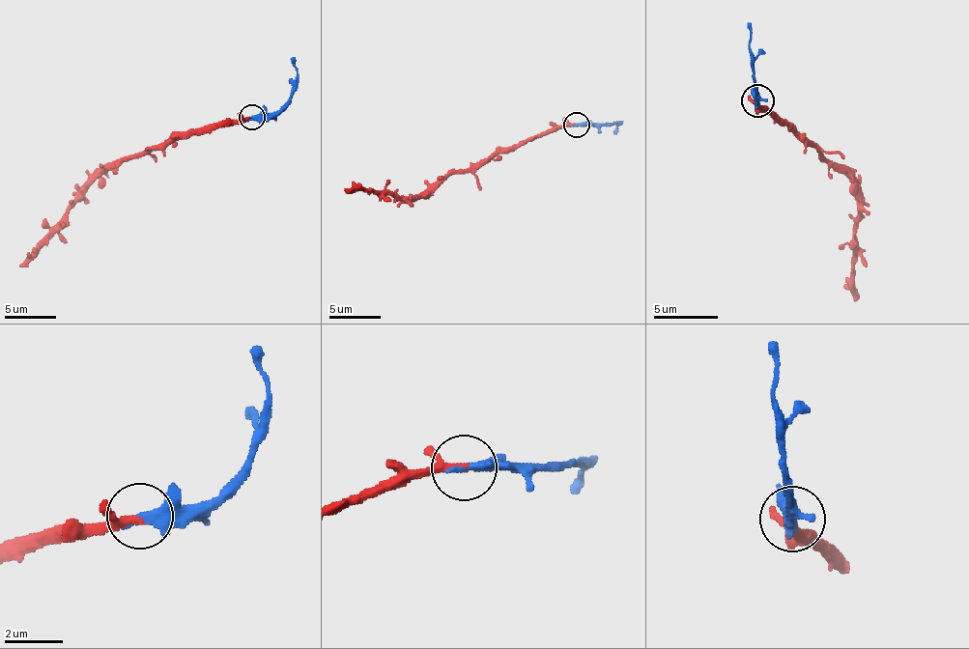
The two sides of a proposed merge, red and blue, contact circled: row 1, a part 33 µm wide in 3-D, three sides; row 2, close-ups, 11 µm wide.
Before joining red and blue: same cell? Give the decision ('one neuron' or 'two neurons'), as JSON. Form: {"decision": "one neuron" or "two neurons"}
{"decision": "one neuron"}

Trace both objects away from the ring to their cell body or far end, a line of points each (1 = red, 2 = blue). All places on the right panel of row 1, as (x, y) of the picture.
1: (758, 101), (854, 185), (857, 243), (855, 301)
2: (758, 101), (755, 56), (748, 49), (751, 33), (748, 24)

